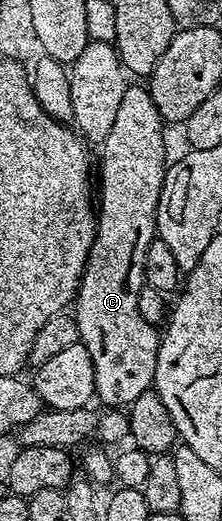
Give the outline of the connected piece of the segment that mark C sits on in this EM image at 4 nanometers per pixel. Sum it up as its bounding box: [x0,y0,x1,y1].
[74,85,166,409]

